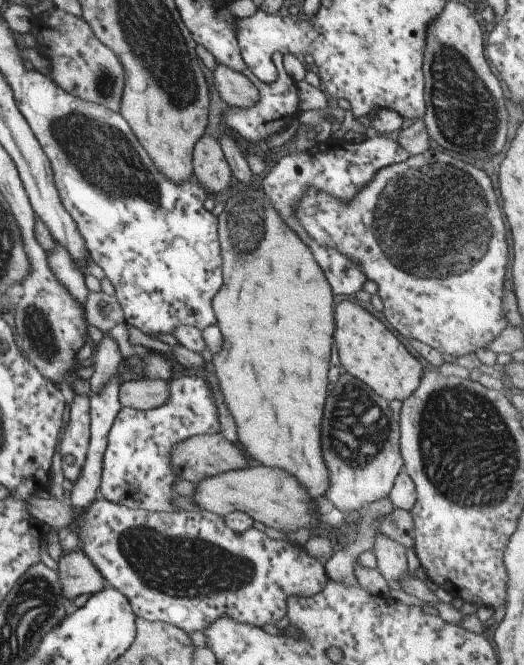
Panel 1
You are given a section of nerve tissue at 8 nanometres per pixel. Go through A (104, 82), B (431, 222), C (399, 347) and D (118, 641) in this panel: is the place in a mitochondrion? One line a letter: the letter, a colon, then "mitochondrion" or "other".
A: mitochondrion
B: mitochondrion
C: other
D: other

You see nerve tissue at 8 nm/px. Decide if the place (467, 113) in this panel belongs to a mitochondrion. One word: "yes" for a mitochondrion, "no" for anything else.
yes

